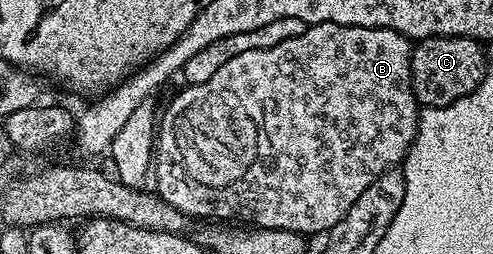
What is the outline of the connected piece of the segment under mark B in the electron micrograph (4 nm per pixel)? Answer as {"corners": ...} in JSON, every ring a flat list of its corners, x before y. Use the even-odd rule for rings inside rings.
{"corners":[[320,22,307,25,304,33,300,36,292,36,292,40,284,40,284,44,276,44,272,48,256,48,252,52,240,52,240,56,232,56,232,60,228,60,228,64,224,64,224,68,220,68,220,72,216,72,216,76,212,76,212,80,204,80,204,84,196,84,195,86,187,85,185,87,186,90,180,91,171,100,170,107,166,111,164,109,161,111,160,121,157,123,156,129,156,153,153,155,152,161,152,178,154,182,155,180,158,181,158,186,156,186,157,194,168,204,172,204,172,208,176,208,190,220,194,220,194,218,206,218,202,220,233,220,235,223,249,224,251,227,260,230,287,230,303,236,311,236,310,234,325,235,345,216,348,208,352,208,352,204,356,204,356,200,360,200,360,192,364,192,364,188,368,188,368,184,375,182,384,171,397,167,405,159,411,144,414,142,414,137,418,131,420,103,415,100,414,90,410,87,411,49,411,39,405,38,403,34,395,30,364,28,363,26,341,26,335,22]]}

